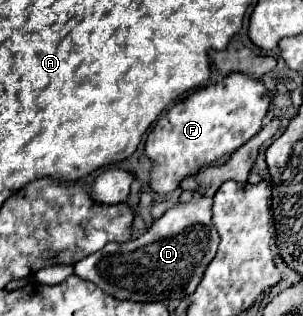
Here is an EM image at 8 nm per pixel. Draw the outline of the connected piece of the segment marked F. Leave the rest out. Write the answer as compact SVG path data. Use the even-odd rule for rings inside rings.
M231 73L223 81L193 91L183 101L175 103L147 135L145 153L153 161L149 189L157 195L171 193L171 183L199 173L203 167L237 151L263 127L263 117L269 111L267 89L243 73Z

